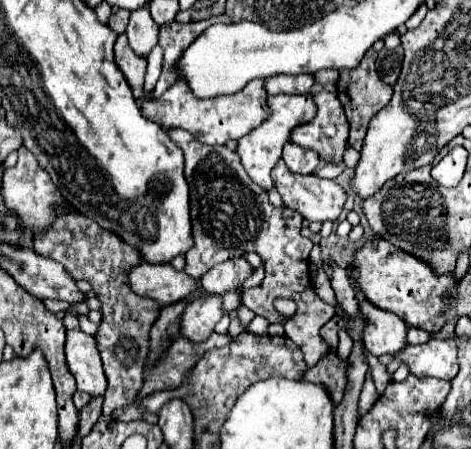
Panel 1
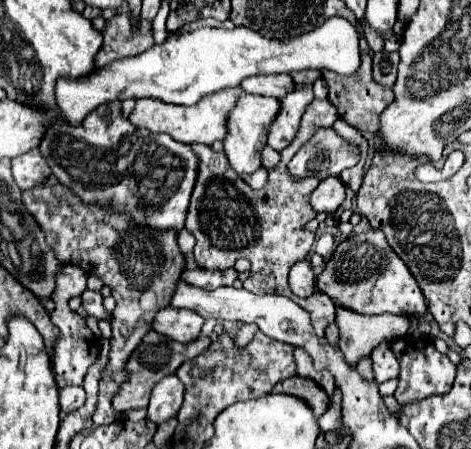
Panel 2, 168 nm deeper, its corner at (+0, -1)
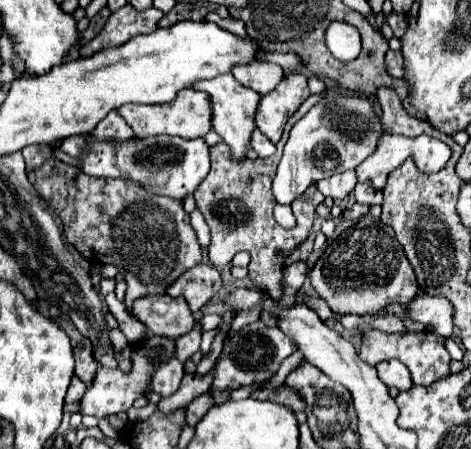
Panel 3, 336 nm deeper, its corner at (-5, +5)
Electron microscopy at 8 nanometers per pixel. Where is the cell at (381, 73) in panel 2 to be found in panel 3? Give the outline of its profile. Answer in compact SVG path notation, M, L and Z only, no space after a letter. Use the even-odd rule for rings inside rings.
M388 50L386 52L386 72L392 76L392 78L404 78L404 58L402 58L402 52L400 50Z

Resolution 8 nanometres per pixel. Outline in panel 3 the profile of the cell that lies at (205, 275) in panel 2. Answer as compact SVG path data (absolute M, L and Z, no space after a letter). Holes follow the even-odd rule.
M198 264L192 270L186 270L178 282L174 282L168 288L170 296L182 296L186 298L188 306L196 312L200 310L210 298L218 294L222 288L222 276L214 266Z

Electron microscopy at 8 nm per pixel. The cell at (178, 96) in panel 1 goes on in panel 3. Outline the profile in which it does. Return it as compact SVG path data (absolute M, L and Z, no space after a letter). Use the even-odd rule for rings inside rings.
M194 88L180 90L180 94L168 104L152 104L152 106L128 104L128 106L122 106L118 112L130 124L134 134L142 138L152 134L170 134L170 136L192 140L192 138L202 138L212 130L212 100L206 92L200 92Z

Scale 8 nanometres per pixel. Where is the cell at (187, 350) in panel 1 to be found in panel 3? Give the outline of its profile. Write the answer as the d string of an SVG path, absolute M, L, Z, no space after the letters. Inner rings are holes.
M146 336L136 346L132 346L132 370L130 372L122 372L120 368L116 368L116 370L108 370L104 366L98 368L90 388L86 390L86 394L80 402L80 412L96 416L96 418L126 412L134 404L136 398L146 394L146 390L150 388L150 380L152 380L154 372L158 370L158 366L162 362L168 362L174 356L176 356L176 344L174 344L172 338Z

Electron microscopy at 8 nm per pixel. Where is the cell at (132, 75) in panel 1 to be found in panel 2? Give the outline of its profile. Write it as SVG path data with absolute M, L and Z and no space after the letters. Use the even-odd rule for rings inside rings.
M129 10L117 12L111 20L107 20L103 34L101 52L95 54L95 66L105 66L111 60L135 56L153 46L151 22L139 20L137 30L133 30L133 16Z

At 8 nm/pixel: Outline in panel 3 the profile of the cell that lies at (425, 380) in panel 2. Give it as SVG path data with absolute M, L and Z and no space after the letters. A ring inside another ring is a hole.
M380 330L364 332L360 358L372 366L376 366L380 360L398 358L402 364L408 366L408 370L412 374L412 382L416 386L420 386L420 384L430 386L450 374L450 368L448 368L450 354L444 348L444 338L438 334L432 334L430 330L428 332L408 332L408 334L386 334Z

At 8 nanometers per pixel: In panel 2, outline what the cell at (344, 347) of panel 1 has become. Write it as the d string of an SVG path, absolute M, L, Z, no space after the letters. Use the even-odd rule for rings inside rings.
M336 387L332 398L332 404L328 410L318 418L318 423L324 433L336 431L340 432L341 426L341 391Z

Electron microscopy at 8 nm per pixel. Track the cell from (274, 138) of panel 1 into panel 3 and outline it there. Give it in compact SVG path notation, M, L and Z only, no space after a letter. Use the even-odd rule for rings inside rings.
M222 74L220 78L196 82L196 86L192 86L192 88L208 92L208 96L212 96L212 112L214 112L212 114L212 128L230 146L232 160L234 162L244 162L246 152L250 148L252 132L256 130L256 110L258 110L258 104L260 104L262 96L256 90L250 90L250 88L242 86L232 74Z

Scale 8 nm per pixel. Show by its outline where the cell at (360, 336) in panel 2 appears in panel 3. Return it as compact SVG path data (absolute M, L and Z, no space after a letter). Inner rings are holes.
M418 294L406 304L406 314L440 336L452 336L452 306L446 298Z

